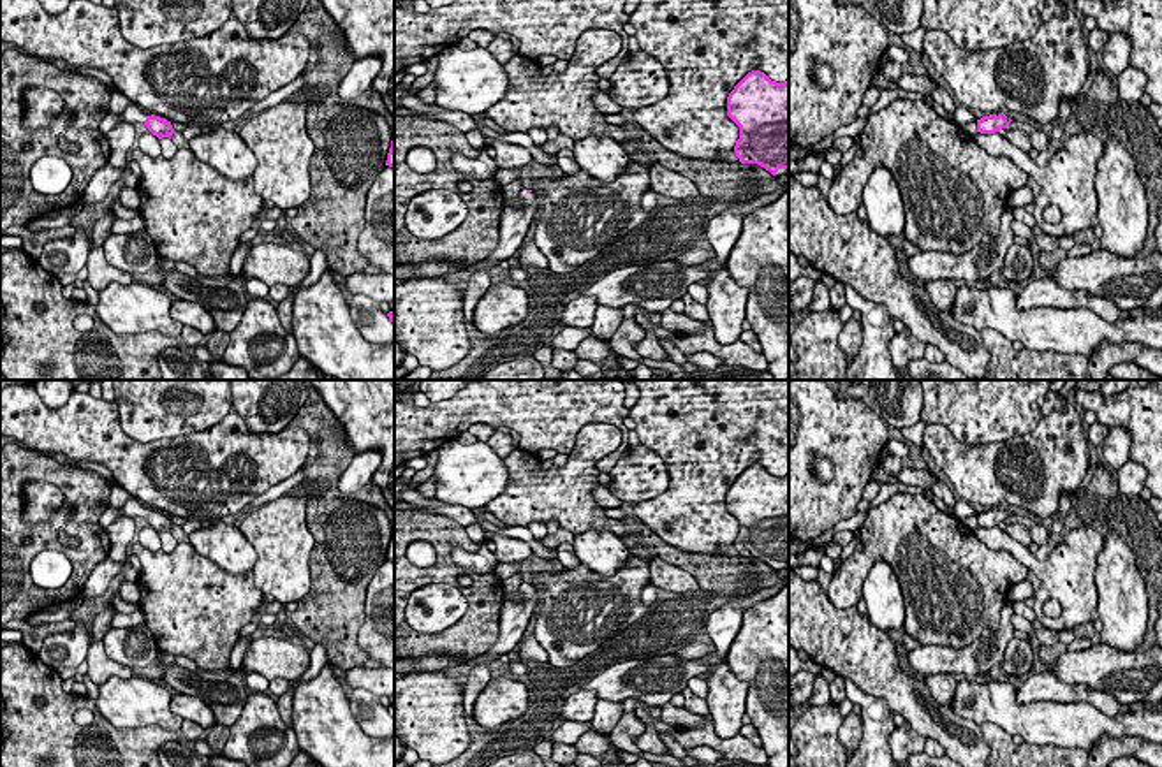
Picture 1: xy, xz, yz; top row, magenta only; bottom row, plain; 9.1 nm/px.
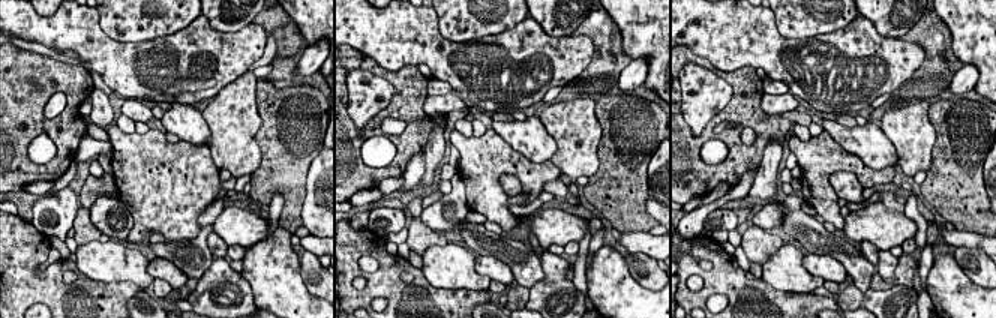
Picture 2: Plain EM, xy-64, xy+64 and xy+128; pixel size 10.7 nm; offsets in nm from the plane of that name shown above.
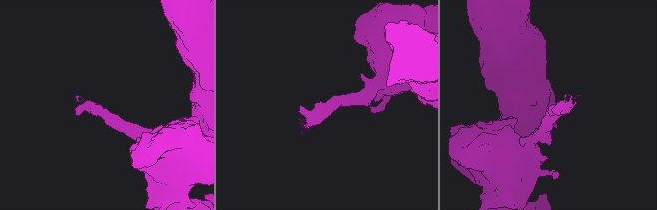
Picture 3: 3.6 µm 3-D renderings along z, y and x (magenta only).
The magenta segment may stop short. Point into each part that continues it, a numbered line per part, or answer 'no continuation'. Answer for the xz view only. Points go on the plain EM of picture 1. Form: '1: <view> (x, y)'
no continuation

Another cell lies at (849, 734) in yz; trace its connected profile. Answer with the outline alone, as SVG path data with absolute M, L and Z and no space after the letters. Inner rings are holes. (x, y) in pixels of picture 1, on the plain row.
M849 712L838 728L838 741L845 748L847 760L856 753L863 735L861 716Z

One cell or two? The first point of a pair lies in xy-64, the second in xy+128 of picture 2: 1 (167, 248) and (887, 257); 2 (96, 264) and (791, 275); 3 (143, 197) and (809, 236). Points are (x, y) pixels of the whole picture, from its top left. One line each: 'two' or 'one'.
1: two
2: one
3: two

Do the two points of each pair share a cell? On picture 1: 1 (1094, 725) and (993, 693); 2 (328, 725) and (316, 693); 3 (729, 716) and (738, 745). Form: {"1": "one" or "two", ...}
{"1": "one", "2": "one", "3": "two"}

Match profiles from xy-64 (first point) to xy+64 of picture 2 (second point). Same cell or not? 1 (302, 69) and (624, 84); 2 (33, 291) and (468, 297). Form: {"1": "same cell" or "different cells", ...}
{"1": "same cell", "2": "same cell"}

